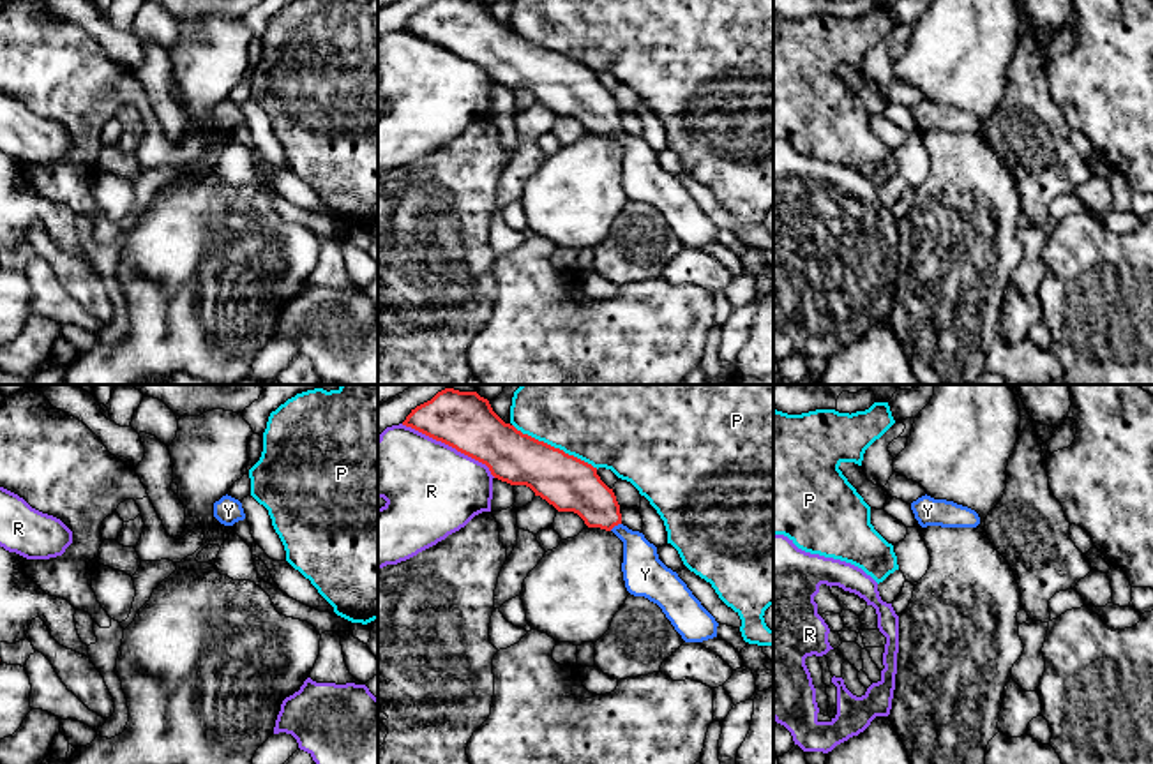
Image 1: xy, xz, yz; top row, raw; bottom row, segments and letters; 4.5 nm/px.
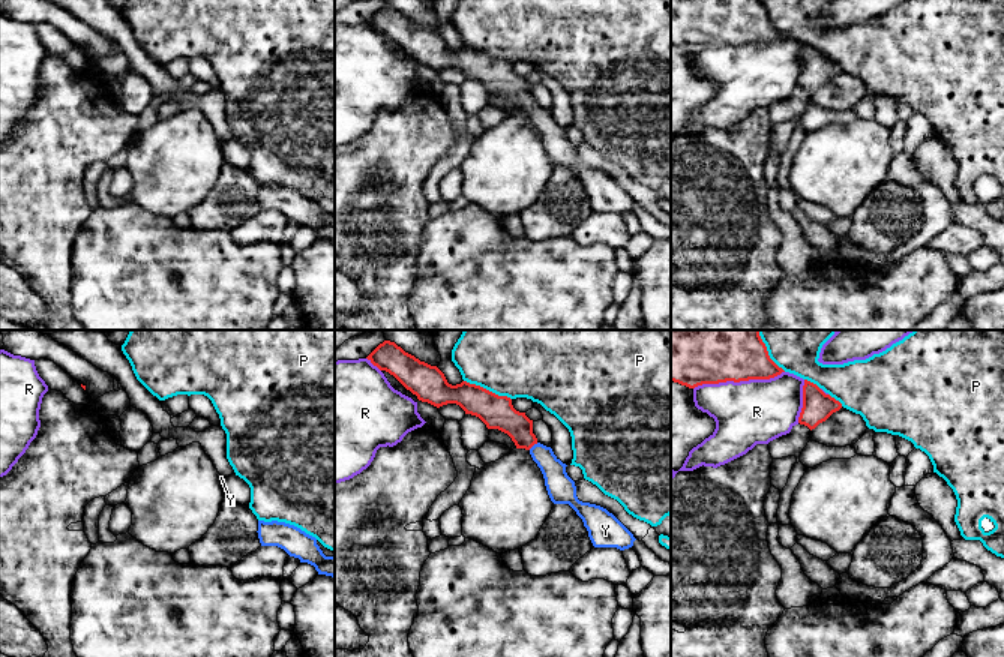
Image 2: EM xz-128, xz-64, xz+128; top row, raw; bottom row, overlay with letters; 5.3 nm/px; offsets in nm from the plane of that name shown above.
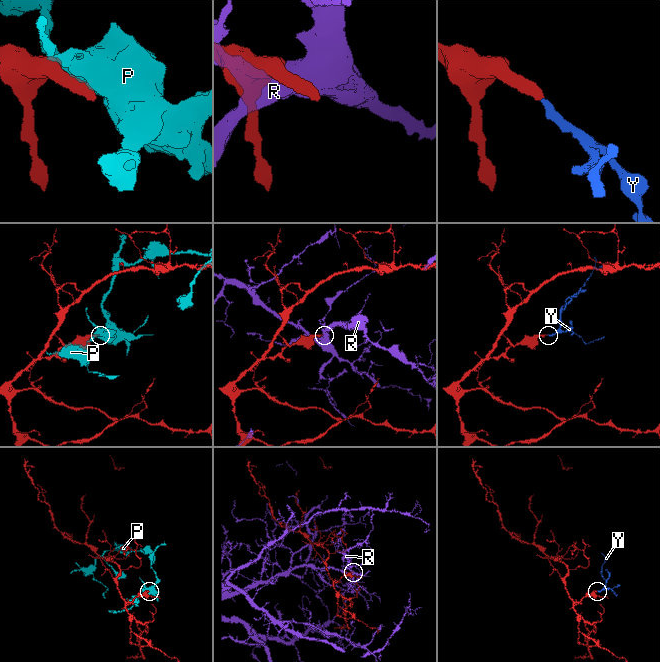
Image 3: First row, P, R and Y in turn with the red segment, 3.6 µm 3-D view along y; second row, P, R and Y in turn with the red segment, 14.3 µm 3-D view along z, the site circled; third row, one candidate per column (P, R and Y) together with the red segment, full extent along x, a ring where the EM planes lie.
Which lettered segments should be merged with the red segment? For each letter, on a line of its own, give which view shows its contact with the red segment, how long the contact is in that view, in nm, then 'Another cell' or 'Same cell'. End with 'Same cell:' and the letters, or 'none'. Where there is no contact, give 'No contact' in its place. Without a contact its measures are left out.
P: Touches red in xz. Shared border 440 nm. Another cell
R: Touches red in xz. Shared border 500 nm. Another cell
Y: Touches red in xz. Shared border 70 nm. Same cell
Same cell: Y

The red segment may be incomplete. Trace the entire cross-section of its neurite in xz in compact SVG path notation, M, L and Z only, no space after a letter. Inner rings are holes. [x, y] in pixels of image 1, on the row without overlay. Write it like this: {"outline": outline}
{"outline": "M434 0L411 14L403 30L486 69L491 79L501 86L530 92L535 101L546 104L558 116L577 118L588 132L613 136L623 146L622 176L627 196L657 208L685 247L703 247L717 242L719 228L678 178L659 164L657 152L643 138L622 129L616 101L600 85L597 72L505 28L493 16L489 5L480 0Z"}

